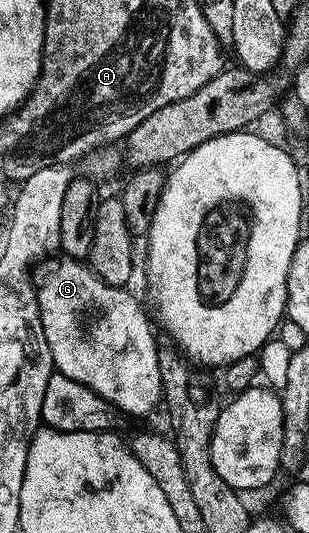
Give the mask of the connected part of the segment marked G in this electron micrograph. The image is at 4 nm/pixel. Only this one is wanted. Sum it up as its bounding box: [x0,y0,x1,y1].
[37,258,164,416]

